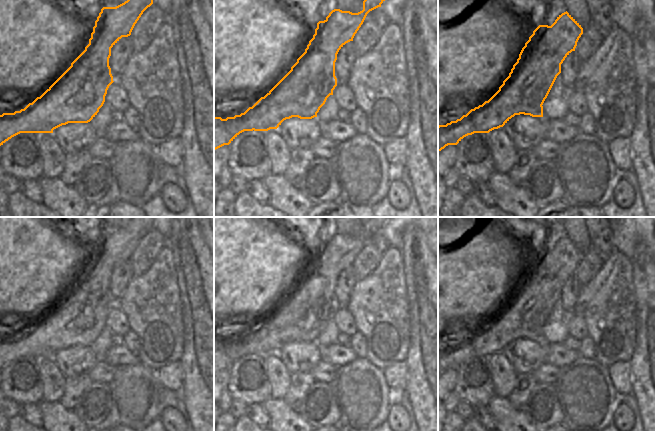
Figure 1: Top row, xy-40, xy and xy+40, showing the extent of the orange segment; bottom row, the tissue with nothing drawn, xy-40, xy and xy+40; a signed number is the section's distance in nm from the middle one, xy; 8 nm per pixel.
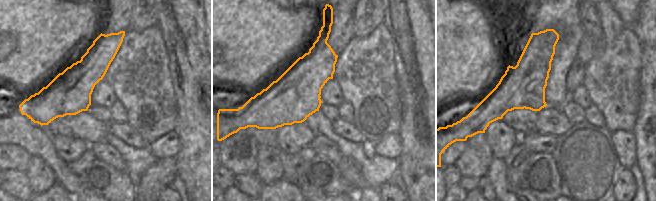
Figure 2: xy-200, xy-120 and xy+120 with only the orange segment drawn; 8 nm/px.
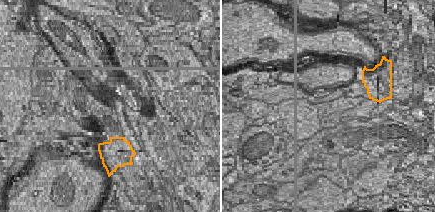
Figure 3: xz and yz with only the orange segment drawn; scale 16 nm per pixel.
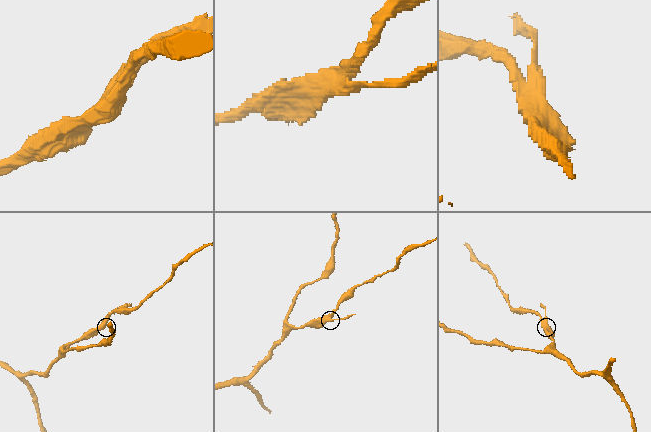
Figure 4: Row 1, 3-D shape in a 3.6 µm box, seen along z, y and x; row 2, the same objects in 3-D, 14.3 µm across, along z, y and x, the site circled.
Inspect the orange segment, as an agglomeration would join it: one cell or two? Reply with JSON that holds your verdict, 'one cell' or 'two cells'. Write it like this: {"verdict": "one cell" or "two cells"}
{"verdict": "two cells"}

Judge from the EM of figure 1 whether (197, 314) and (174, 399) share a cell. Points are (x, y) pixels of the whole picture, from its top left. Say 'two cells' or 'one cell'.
two cells

